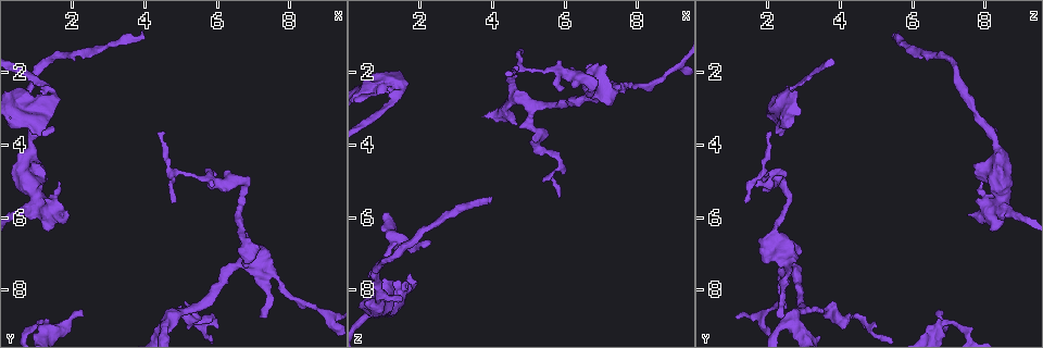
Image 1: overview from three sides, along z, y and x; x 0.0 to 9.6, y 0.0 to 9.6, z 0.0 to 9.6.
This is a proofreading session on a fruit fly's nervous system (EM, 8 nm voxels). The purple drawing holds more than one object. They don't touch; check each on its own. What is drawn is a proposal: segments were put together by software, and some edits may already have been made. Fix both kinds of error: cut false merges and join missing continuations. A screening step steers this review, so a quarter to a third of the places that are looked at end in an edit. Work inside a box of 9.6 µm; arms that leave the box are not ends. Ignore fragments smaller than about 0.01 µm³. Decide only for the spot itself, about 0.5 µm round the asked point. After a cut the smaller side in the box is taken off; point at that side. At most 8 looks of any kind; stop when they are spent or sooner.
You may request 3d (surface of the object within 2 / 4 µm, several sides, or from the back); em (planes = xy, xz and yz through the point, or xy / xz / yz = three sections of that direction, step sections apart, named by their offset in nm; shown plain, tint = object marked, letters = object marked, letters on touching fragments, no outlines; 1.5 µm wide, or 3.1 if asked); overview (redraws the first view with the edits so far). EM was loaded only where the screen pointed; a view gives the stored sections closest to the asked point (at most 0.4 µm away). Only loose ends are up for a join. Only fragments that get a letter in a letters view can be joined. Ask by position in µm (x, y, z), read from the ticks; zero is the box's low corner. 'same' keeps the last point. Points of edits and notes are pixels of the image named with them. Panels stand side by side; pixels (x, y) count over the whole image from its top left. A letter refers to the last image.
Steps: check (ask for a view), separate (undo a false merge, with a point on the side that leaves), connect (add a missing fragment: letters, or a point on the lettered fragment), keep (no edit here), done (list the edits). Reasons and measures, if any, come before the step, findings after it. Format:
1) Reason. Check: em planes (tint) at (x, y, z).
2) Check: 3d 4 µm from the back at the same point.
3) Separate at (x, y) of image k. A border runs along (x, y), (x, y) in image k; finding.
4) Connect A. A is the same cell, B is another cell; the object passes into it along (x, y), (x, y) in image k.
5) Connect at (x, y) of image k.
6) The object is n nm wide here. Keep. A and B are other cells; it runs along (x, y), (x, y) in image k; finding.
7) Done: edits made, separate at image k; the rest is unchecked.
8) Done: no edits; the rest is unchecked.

Free end. Check: em xy step 4 (letters) at (7.20, 8.80, 2.50).

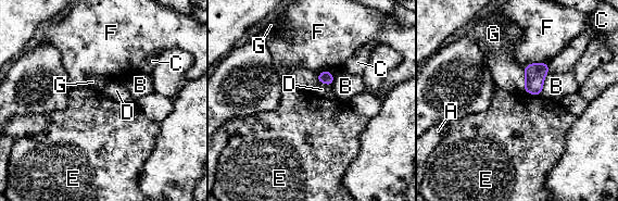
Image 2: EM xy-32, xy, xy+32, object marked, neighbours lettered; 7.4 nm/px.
Check: em planes (letters) at the same point.

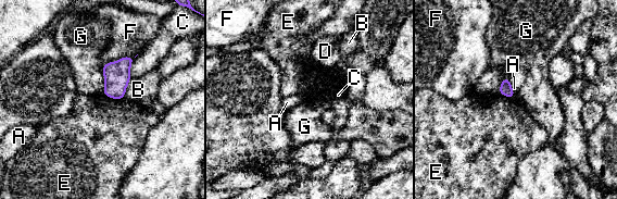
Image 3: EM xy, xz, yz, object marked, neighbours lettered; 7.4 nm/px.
Keep. A, B, C, D, E, F and G are other cells; a border runs along (102, 94), (112, 98), (124, 98) in image 3; no lettered fragment goes on from it.

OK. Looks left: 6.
Branch stops here. Check: 3d 2 µm from the back at (4.55, 3.60, 2.00).

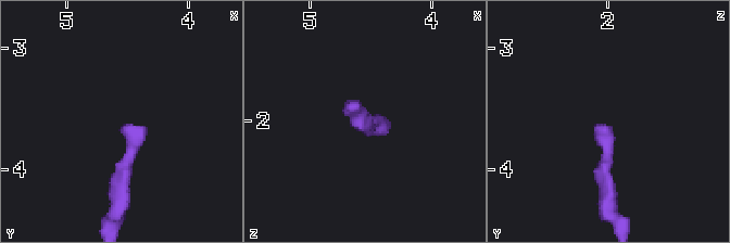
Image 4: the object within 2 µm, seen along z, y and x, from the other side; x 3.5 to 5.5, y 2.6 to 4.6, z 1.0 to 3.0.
Check: em planes (letters) at (4.48, 3.64, 1.98).

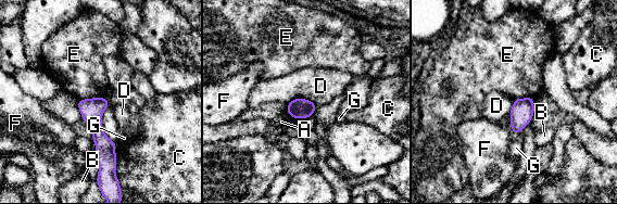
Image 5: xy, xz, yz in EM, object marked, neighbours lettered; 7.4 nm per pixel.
Keep. A, B, C, D, E, F and G are other cells; it runs along (80, 102), (93, 117), (108, 164) in image 5; no lettered fragment goes on from it.

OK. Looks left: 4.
Free end. Check: em xy step 8 (letters) at (1.05, 3.80, 2.40).

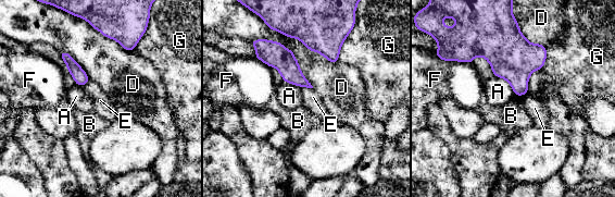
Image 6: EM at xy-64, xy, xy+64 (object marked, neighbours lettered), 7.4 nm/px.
The longest contact is with D, 500 nm. Keep. A, B, D, E, F and G are other cells; no lettered fragment goes on from it.

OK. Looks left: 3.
Done: no edits; the rest is unchecked.

